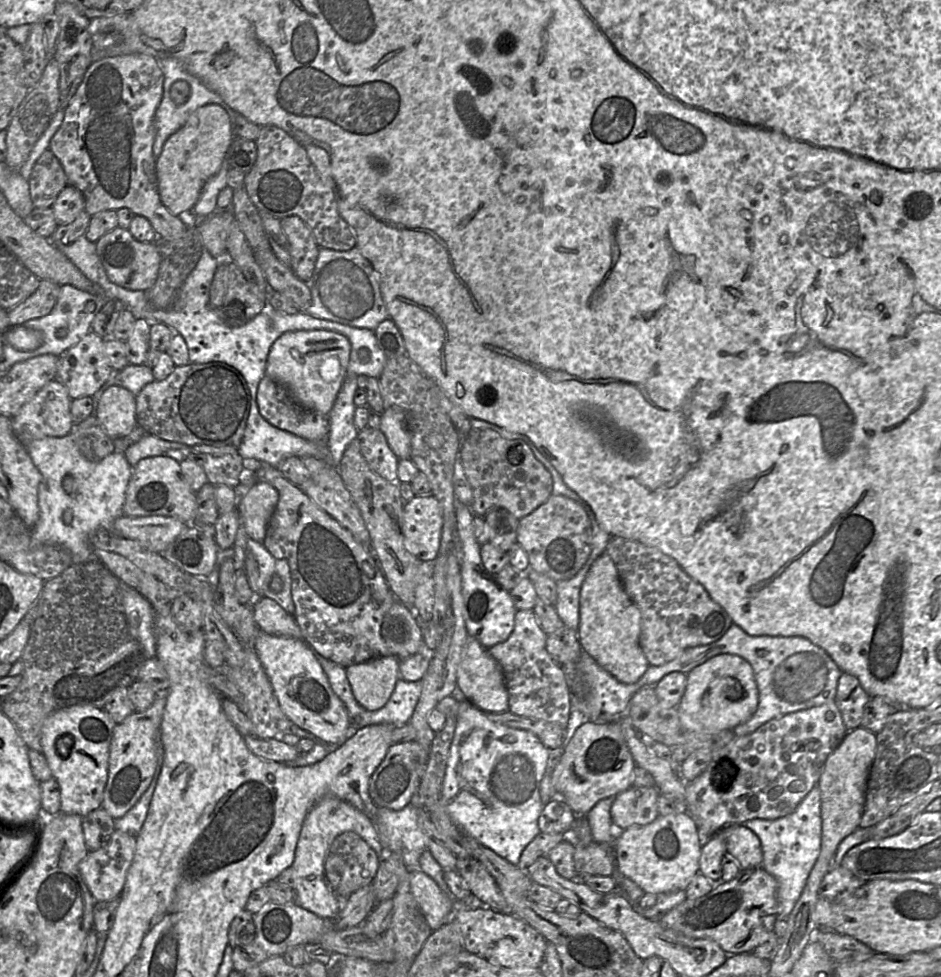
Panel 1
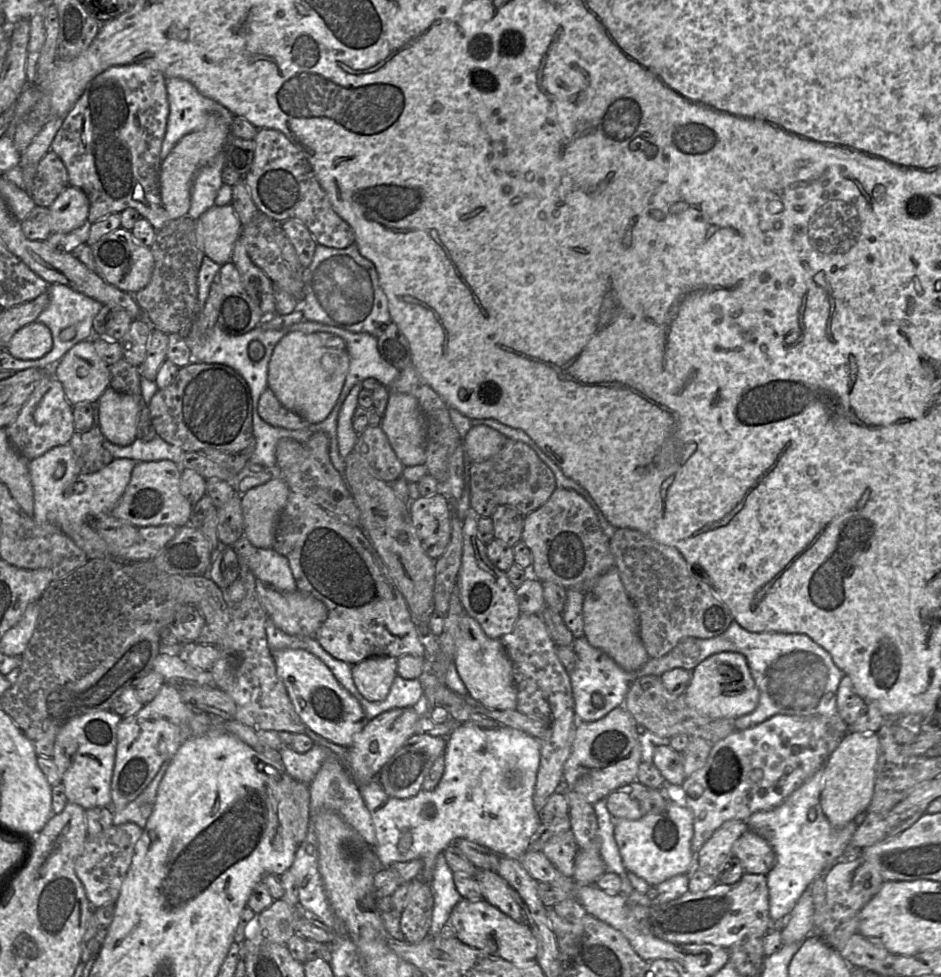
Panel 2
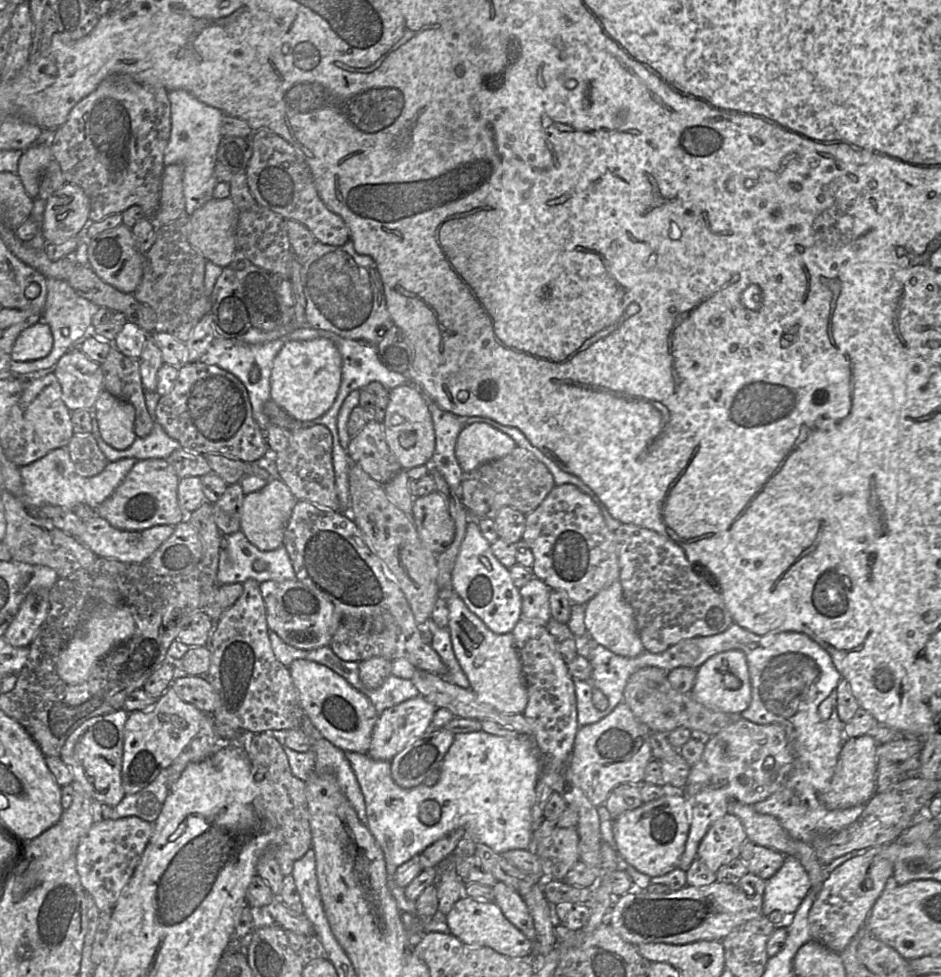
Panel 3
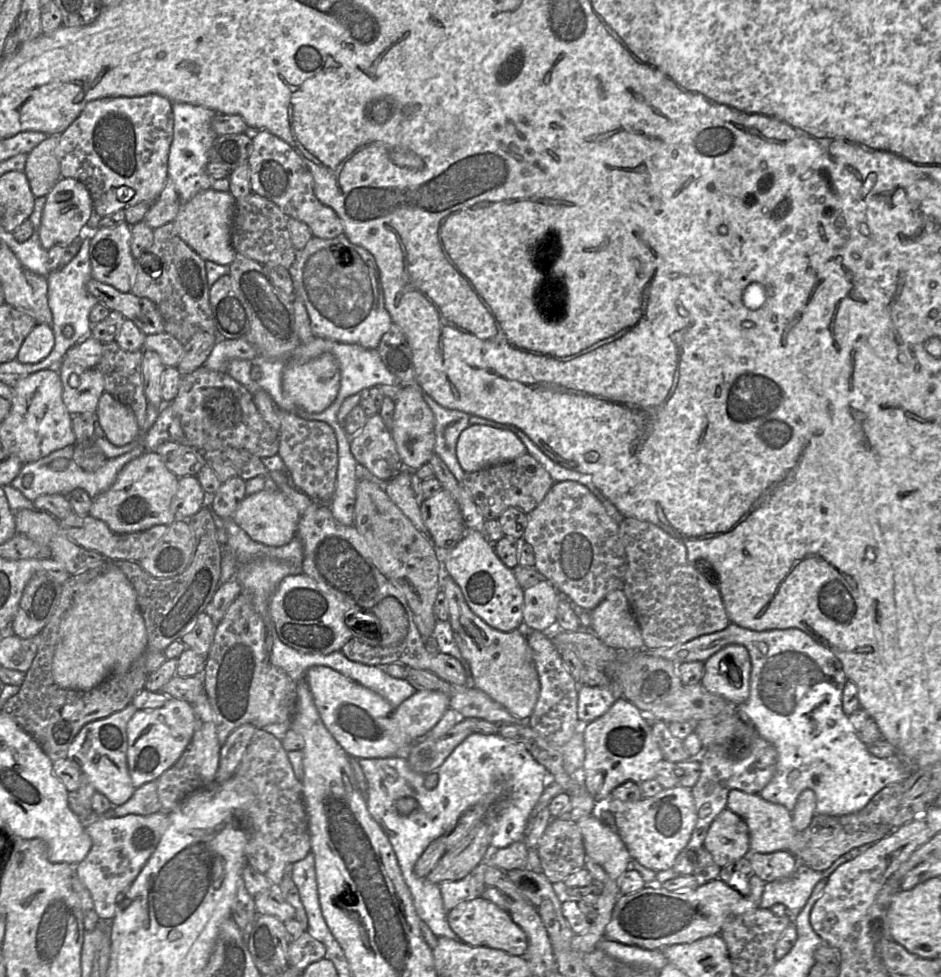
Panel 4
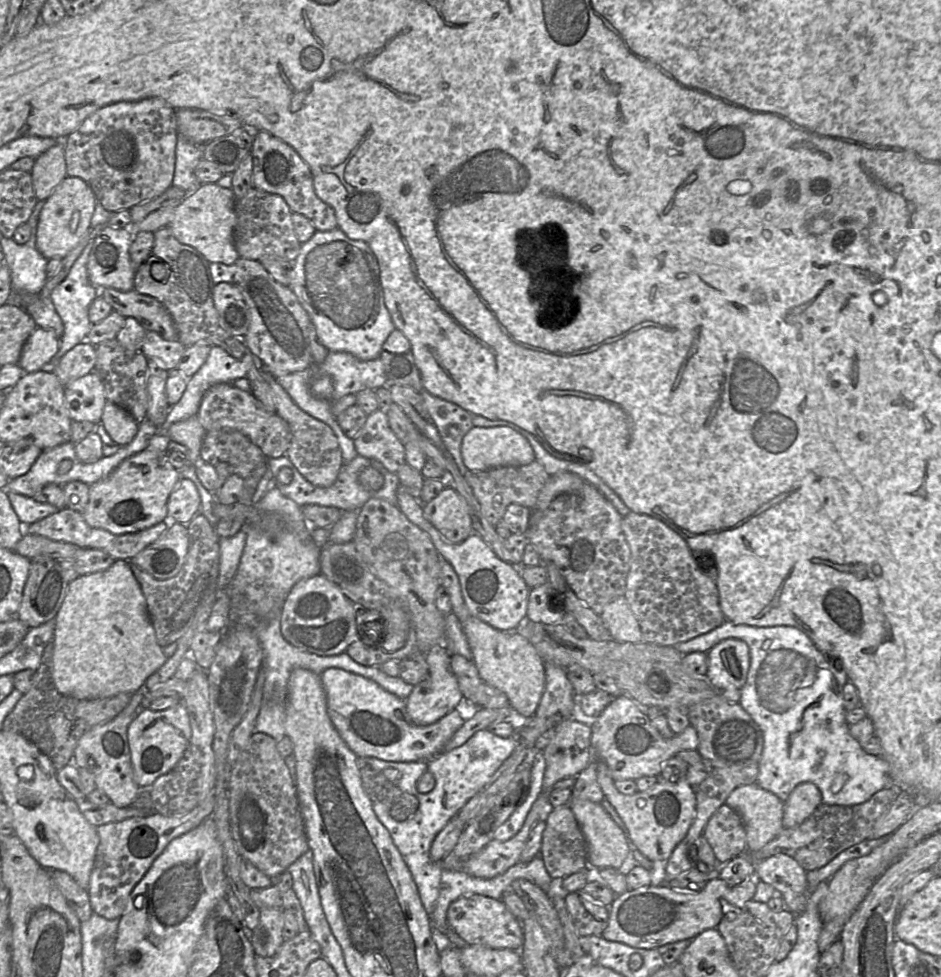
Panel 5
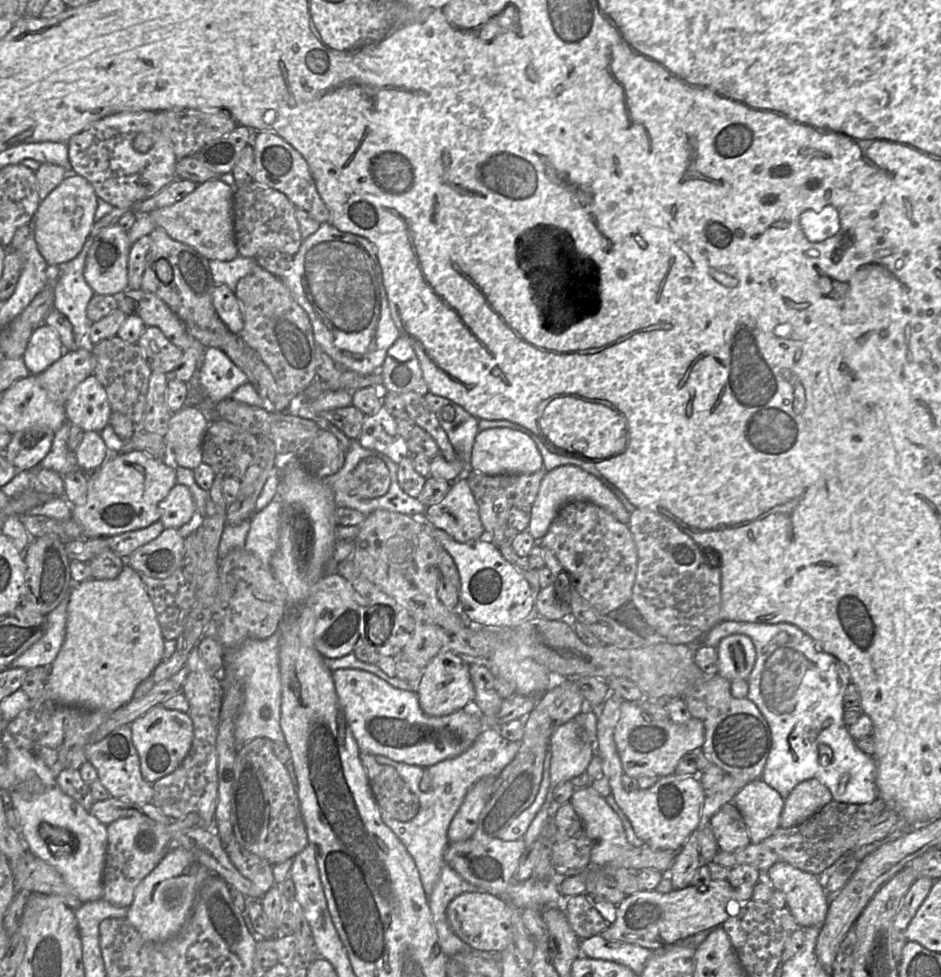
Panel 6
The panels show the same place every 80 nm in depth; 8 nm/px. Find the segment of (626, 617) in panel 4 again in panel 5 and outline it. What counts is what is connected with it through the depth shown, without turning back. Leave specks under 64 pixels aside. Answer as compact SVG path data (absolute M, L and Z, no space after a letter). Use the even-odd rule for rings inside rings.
M624 596L605 605L600 616L612 640L630 643L643 641L639 623Z

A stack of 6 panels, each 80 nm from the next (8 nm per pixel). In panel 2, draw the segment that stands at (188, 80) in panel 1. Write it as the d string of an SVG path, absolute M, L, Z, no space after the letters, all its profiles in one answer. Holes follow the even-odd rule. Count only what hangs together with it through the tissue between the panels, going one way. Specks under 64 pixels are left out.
M170 77L165 78L165 83L169 101L169 115L160 152L161 161L168 156L173 147L183 136L204 129L209 112L217 112L222 116L225 123L229 126L231 135L231 125L234 115L227 108L215 100L202 95L188 80L179 77Z

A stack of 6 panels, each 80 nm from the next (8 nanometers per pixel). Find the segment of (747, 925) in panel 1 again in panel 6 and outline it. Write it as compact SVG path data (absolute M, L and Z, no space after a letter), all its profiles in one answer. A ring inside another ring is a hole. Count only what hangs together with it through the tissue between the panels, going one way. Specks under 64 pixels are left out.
M713 880L708 887L688 886L669 893L640 890L626 896L618 905L615 922L600 935L614 942L639 945L651 950L669 947L709 928L720 927L729 919L728 904L743 905L752 900L754 886L733 887L727 880Z

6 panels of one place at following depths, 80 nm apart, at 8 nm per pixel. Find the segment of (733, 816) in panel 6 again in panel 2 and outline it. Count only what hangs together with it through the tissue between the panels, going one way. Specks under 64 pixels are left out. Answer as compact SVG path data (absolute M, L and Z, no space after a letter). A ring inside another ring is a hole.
M725 821L695 855L695 867L716 879L728 860L733 857L734 842L748 829L745 821Z

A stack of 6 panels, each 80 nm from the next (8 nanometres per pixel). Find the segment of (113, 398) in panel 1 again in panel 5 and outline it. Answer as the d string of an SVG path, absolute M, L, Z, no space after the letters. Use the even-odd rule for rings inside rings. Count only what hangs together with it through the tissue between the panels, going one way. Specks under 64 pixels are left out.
M108 400L101 423L114 442L121 446L131 443L139 429L139 423L126 409Z

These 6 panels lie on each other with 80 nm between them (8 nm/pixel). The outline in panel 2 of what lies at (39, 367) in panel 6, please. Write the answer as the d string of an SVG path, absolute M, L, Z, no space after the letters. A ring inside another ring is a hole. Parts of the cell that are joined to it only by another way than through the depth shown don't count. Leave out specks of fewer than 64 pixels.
M40 322L30 323L19 329L11 338L6 350L17 359L36 360L53 348L51 330Z

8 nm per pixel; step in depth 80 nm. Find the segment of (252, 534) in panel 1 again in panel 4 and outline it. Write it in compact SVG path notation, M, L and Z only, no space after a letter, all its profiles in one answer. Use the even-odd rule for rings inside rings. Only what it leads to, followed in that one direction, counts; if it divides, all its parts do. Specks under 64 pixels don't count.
M264 489L246 496L240 503L234 519L252 540L267 546L281 547L288 544L296 536L300 514L281 490Z

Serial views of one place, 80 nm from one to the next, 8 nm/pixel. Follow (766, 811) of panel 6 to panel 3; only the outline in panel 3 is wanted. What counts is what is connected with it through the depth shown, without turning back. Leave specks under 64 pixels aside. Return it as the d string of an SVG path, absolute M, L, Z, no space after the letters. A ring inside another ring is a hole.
M731 799L727 812L740 819L747 839L752 843L796 857L809 875L812 890L819 892L824 881L824 868L811 844L792 838L775 817L757 813L752 805Z

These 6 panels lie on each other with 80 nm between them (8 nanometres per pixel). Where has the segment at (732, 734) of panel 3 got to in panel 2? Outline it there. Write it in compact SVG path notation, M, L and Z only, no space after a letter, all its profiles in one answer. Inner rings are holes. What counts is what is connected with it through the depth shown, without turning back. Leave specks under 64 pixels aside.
M838 713L832 716L775 715L745 730L734 730L711 745L702 768L681 785L682 801L693 815L691 842L696 855L702 845L725 821L746 819L758 811L780 805L818 770L849 732Z

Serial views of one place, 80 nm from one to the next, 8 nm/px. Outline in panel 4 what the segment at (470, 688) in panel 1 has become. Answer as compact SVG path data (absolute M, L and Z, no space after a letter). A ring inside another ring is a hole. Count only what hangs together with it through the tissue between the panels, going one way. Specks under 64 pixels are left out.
M443 571L440 577L448 604L454 639L469 665L469 683L488 694L518 718L529 718L538 699L540 684L524 630L502 632L485 623L468 607L460 587Z

